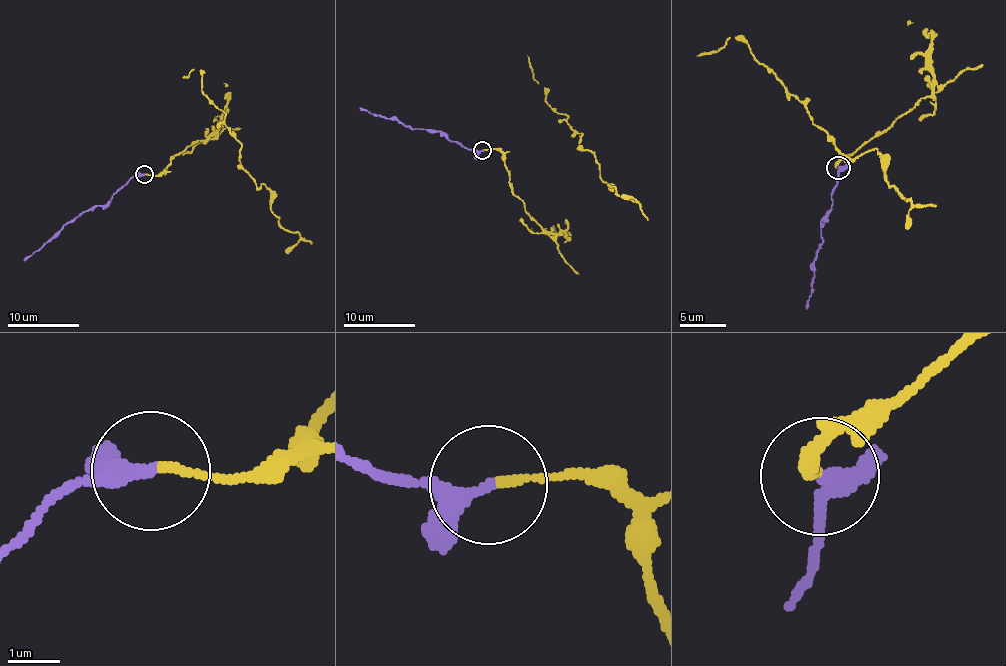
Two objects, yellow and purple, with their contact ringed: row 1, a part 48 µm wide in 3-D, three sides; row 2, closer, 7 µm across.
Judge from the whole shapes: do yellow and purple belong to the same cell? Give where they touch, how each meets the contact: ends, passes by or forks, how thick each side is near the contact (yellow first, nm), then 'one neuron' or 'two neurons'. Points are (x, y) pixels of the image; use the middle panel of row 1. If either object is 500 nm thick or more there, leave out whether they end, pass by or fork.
(482, 150) | yellow ends | purple passes by | 150/240 nm | one neuron

